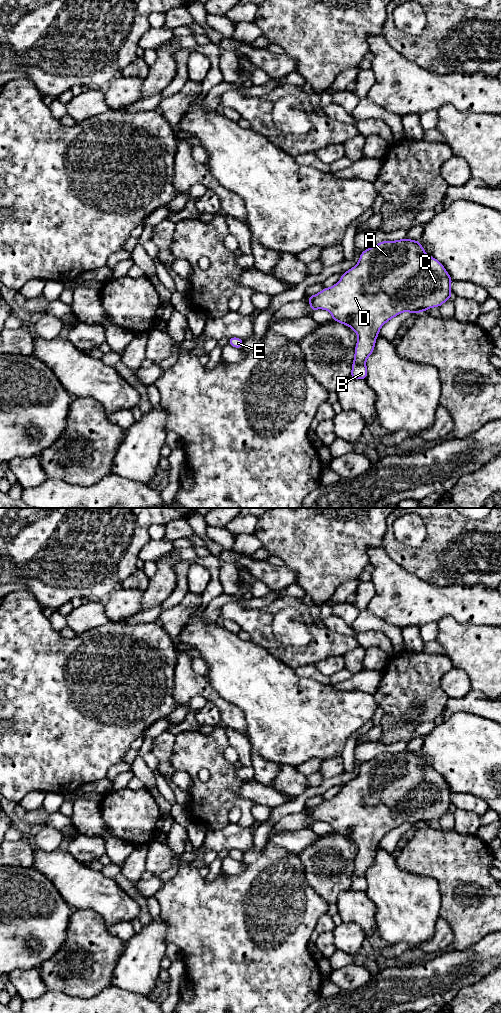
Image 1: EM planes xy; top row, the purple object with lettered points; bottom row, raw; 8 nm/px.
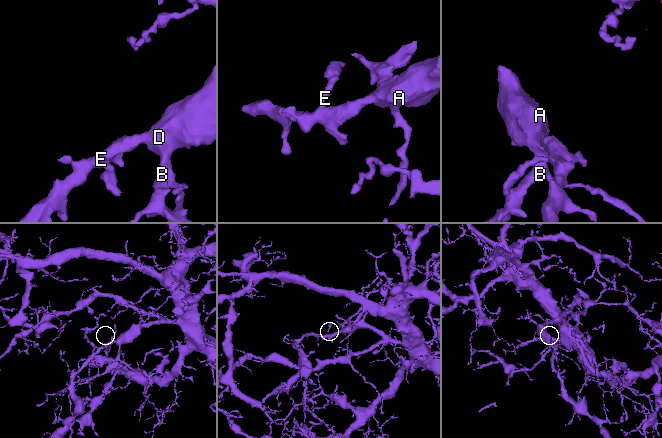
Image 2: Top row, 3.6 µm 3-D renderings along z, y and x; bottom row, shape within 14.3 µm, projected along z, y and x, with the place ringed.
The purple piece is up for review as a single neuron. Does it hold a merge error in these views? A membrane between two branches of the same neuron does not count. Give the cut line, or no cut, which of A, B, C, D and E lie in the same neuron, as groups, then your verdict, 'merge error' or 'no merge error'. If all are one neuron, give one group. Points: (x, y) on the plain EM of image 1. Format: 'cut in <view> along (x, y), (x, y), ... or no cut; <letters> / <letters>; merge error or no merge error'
no cut; A B C D E; no merge error

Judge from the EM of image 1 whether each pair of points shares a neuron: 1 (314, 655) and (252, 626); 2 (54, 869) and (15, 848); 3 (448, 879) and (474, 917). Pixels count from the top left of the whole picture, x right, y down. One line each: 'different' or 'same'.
1: same
2: different
3: same

